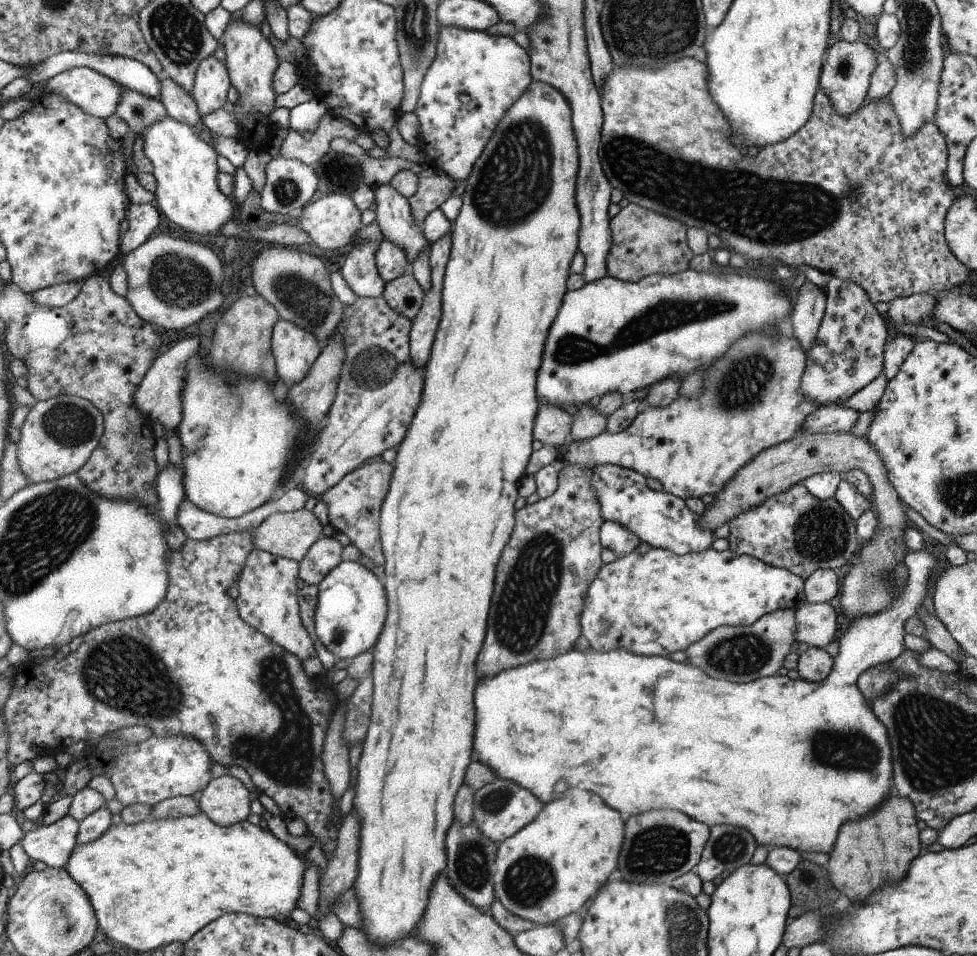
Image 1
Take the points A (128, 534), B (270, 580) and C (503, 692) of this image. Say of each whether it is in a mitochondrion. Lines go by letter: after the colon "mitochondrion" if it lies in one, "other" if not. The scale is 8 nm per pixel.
A: other
B: other
C: other

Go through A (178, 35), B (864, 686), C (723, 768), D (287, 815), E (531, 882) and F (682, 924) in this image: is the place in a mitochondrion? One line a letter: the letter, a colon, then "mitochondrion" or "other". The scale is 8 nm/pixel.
A: mitochondrion
B: other
C: other
D: other
E: mitochondrion
F: mitochondrion

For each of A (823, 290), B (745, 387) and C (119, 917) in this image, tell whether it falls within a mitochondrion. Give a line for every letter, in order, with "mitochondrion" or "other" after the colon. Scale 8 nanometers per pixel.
A: other
B: mitochondrion
C: mitochondrion

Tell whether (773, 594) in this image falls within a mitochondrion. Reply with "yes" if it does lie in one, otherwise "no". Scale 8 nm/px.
no

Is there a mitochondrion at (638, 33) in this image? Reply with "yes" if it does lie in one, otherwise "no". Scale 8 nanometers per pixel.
yes

